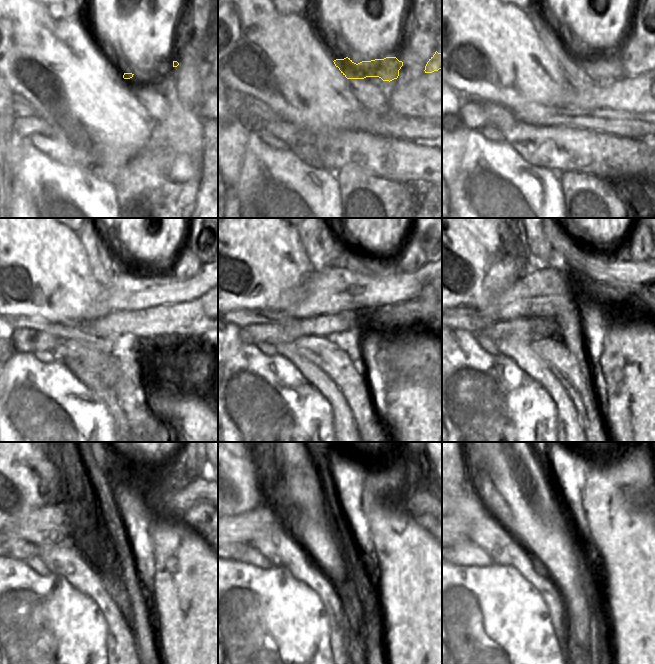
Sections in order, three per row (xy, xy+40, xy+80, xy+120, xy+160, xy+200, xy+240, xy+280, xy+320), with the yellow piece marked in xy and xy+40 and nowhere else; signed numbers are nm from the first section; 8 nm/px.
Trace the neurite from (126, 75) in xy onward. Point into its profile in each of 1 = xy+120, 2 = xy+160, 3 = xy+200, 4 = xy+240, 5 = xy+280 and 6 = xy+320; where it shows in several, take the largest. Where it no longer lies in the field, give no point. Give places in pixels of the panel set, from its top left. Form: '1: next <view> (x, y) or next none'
1: next xy+120 (125, 286)
2: next xy+160 (331, 290)
3: next xy+200 (542, 291)
4: next xy+240 (51, 524)
5: next xy+280 (259, 522)
6: next xy+320 (462, 527)

